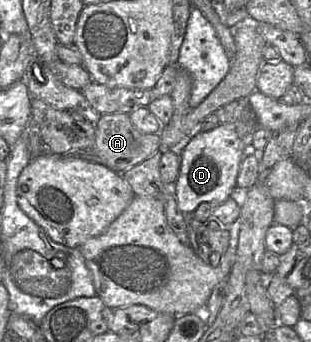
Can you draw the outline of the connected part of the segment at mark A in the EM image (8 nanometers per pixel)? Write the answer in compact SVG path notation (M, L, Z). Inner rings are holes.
M126 113L103 114L95 124L95 129L93 153L99 163L118 173L127 171L161 150L159 133L142 133L132 124Z

